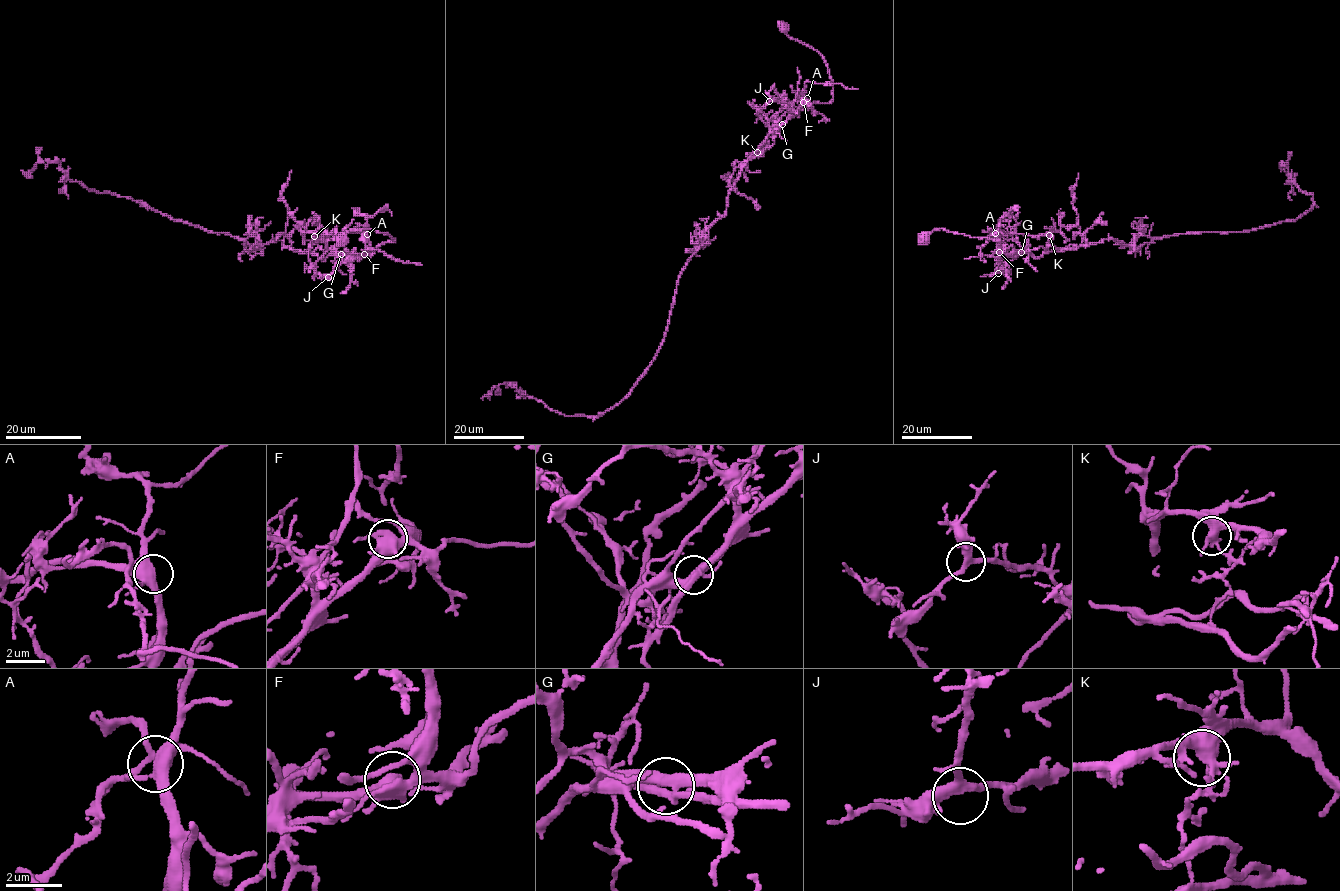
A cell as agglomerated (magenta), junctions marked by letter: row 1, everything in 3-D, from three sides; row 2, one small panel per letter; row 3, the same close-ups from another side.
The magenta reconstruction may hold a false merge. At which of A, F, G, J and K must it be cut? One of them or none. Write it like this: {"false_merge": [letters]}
{"false_merge": ["G"]}

